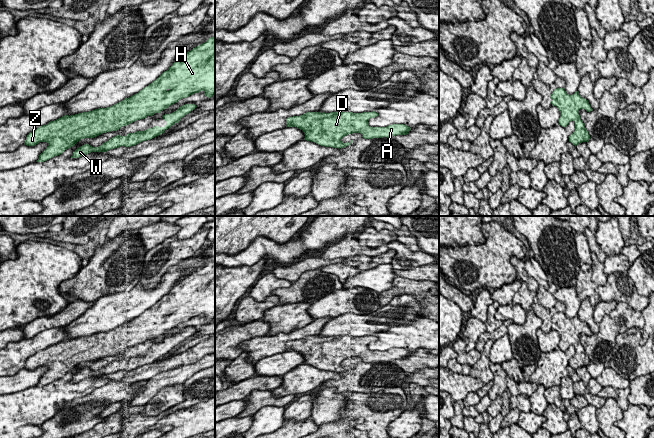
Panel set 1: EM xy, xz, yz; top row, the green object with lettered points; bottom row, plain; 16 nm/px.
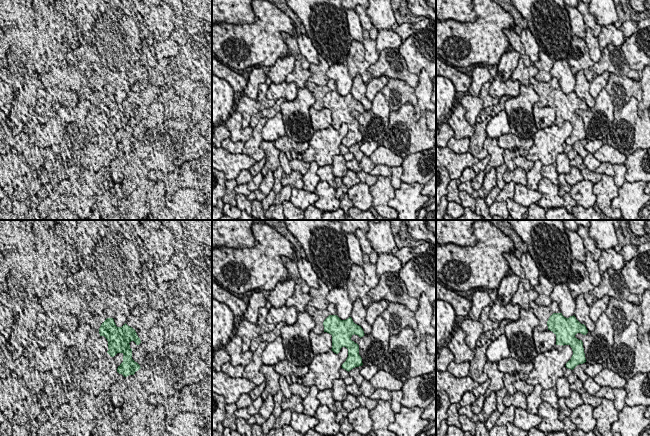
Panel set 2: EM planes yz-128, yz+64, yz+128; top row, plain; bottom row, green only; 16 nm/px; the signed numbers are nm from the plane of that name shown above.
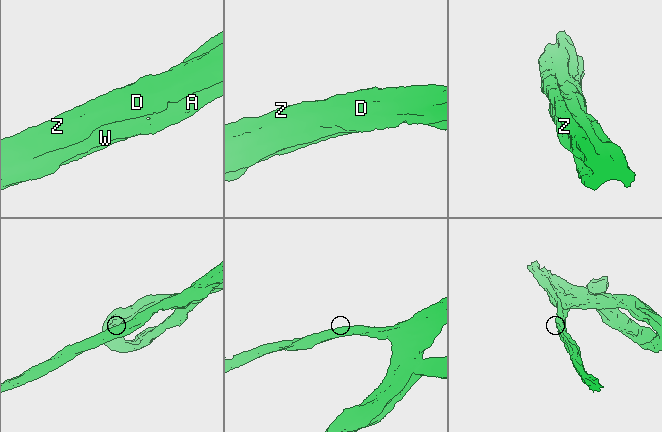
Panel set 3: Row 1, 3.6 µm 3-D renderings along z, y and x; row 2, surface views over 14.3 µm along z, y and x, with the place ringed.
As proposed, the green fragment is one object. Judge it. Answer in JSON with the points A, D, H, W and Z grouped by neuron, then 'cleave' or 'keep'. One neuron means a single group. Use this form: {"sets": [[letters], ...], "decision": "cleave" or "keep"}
{"sets": [["A", "D", "H", "W", "Z"]], "decision": "keep"}

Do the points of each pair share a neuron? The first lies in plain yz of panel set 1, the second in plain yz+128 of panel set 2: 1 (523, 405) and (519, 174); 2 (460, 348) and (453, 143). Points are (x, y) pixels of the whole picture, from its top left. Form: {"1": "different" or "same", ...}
{"1": "same", "2": "different"}

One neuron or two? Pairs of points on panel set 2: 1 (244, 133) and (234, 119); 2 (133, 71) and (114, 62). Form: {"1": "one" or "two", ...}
{"1": "one", "2": "two"}

